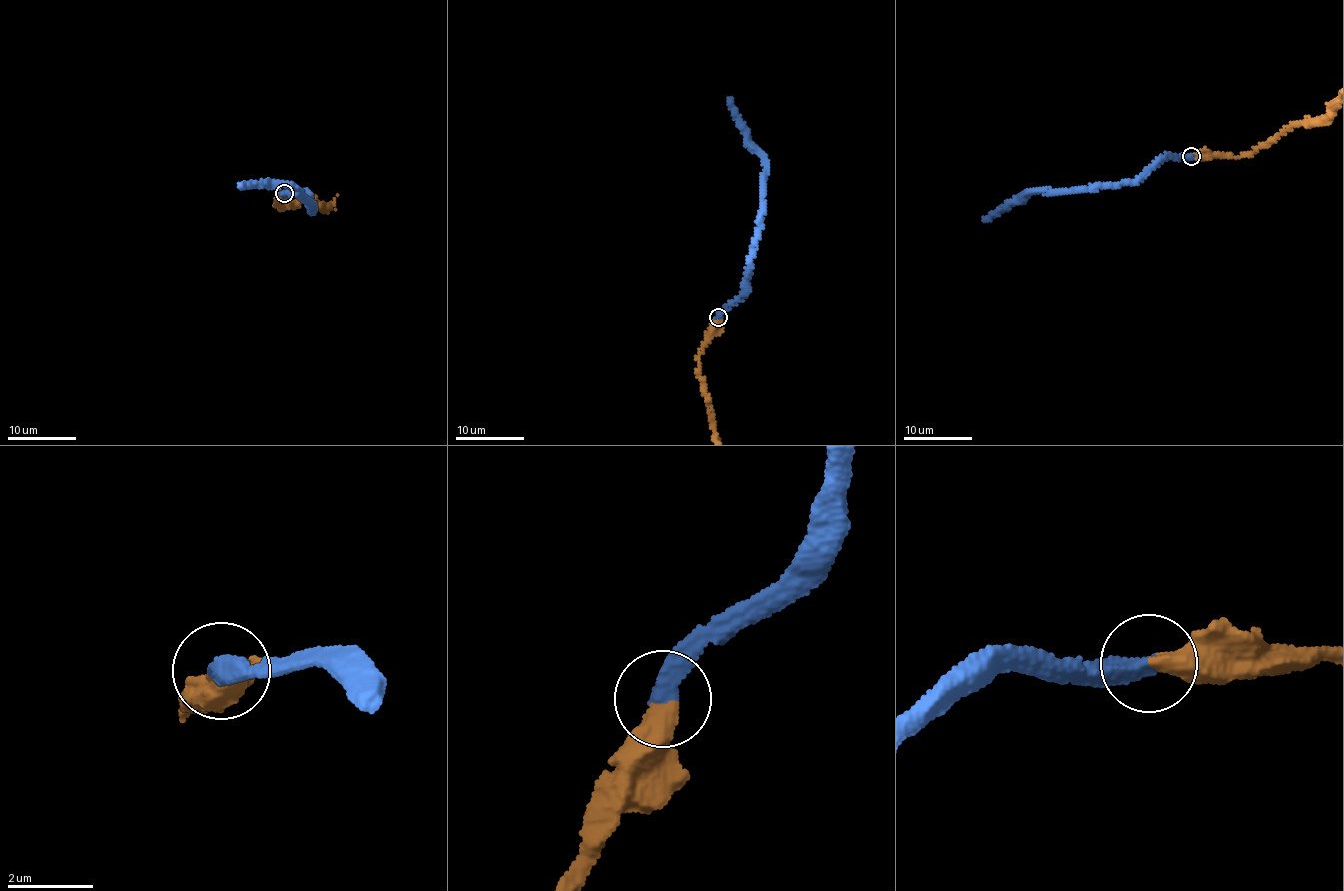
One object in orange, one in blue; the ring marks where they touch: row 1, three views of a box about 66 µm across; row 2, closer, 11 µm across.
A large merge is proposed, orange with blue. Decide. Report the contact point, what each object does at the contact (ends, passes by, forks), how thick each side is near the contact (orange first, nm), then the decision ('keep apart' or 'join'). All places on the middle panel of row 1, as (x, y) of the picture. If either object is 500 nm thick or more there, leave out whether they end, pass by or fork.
place (718, 317); calibres 550 and 500 nm; join

